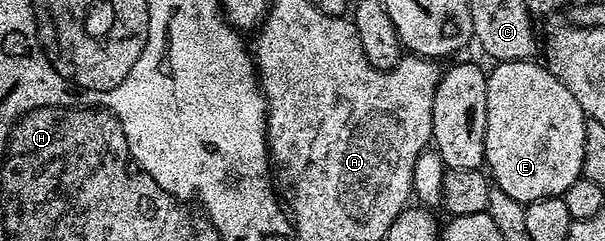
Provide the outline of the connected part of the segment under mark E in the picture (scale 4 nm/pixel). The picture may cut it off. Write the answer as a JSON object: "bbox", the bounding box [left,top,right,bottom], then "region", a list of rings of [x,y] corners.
{"bbox":[484,59,588,205],"region":[[[533,59],[501,61],[495,63],[493,67],[495,68],[489,69],[486,78],[486,158],[484,161],[485,167],[487,169],[490,167],[488,172],[493,183],[509,197],[523,205],[531,204],[532,201],[540,198],[561,196],[568,190],[568,186],[572,186],[572,182],[576,182],[581,177],[584,162],[584,134],[588,117],[580,110],[580,102],[576,102],[576,98],[569,92],[568,86],[564,86],[564,82],[560,82],[560,78],[553,76],[549,68],[541,63],[535,62]]]}

